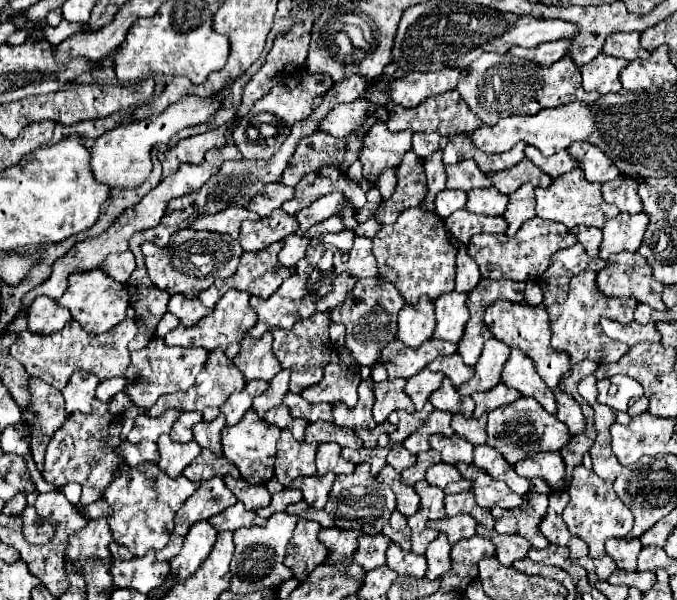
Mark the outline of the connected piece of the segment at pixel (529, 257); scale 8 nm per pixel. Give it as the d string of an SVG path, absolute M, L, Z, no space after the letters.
M540 217L528 219L514 237L506 235L476 235L468 243L468 255L478 263L482 277L488 279L514 279L514 281L536 281L544 275L550 265L550 257L576 243L576 235L568 231L566 225L544 221Z

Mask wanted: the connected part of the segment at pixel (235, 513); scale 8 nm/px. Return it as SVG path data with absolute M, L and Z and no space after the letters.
M236 503L234 507L224 509L222 513L210 517L208 521L210 521L210 525L214 525L216 531L238 531L240 527L252 527L252 525L264 525L266 523L254 511L244 509L242 503Z

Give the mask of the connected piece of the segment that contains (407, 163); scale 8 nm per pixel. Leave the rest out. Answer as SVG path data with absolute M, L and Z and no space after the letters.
M408 151L402 159L402 163L396 169L398 183L394 193L380 203L374 217L380 223L394 223L398 215L408 207L422 205L426 197L426 173L424 173L424 161L414 153Z

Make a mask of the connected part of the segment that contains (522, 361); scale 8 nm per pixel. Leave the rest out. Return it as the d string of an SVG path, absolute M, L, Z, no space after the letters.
M512 349L502 371L502 383L518 389L524 397L534 397L548 413L556 415L556 397L552 389L544 385L544 379L536 373L534 361L520 349Z

